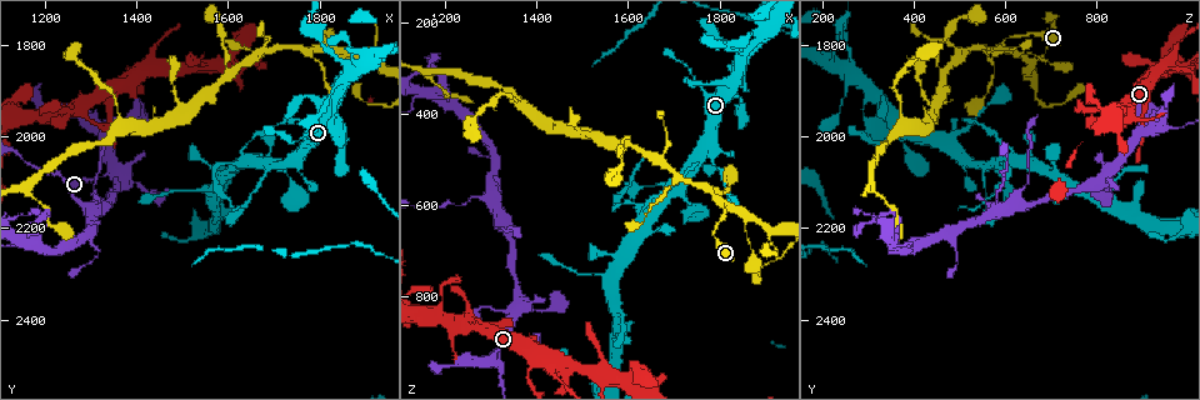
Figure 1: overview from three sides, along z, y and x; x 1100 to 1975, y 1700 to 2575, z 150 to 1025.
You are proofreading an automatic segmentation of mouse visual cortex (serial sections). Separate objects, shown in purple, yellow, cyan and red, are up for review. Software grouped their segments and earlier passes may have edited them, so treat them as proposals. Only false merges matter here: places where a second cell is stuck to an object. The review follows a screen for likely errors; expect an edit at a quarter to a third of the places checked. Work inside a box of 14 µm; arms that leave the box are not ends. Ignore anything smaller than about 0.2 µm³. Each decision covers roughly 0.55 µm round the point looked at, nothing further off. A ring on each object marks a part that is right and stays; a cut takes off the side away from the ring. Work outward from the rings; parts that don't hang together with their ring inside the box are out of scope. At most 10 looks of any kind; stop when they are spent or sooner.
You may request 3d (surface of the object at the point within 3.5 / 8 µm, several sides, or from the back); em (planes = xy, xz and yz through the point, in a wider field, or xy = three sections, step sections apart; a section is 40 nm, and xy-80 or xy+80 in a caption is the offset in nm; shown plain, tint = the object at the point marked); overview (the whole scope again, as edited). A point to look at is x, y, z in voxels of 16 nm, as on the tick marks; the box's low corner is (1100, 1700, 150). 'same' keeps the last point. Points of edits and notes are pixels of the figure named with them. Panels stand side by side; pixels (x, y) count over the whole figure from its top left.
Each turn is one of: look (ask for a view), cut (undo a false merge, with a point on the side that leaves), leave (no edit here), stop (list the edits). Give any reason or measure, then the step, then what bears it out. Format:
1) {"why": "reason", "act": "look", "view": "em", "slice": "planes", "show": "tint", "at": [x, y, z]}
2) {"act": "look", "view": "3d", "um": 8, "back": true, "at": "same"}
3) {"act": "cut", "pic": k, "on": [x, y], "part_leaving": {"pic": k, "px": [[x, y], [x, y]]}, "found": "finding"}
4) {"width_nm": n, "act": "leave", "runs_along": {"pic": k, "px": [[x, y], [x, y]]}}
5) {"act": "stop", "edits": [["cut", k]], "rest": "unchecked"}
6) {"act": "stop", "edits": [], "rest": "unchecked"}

{"why": "sudden change in width", "act": "look", "view": "3d", "um": 3.5, "at": [1335, 2085, 830]}

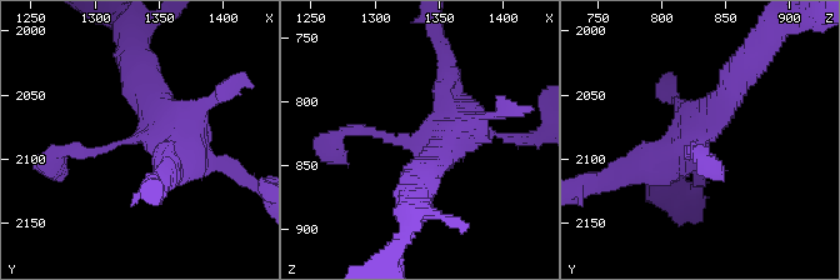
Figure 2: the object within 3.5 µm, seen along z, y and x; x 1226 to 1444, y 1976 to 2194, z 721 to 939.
{"act": "look", "view": "em", "slice": "xy", "step": 5, "show": "tint", "at": [1342, 2084, 832]}

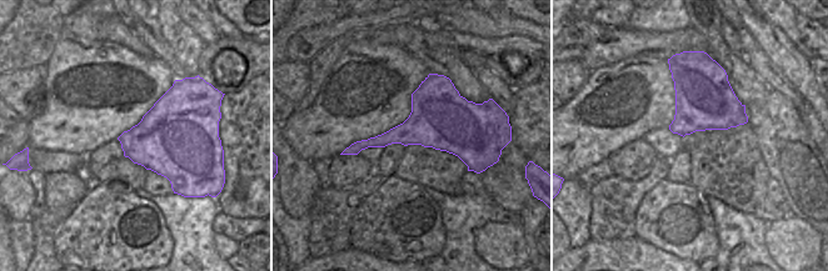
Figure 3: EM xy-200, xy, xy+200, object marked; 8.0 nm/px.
{"act": "leave", "runs_along": {"pic": 2, "px": [[348, 131], [428, 141], [455, 119], [448, 80]]}, "found": "one cell here"}

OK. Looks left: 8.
{"why": "four or more arms meet", "act": "look", "view": "3d", "um": 8, "at": [1395, 1855, 950]}

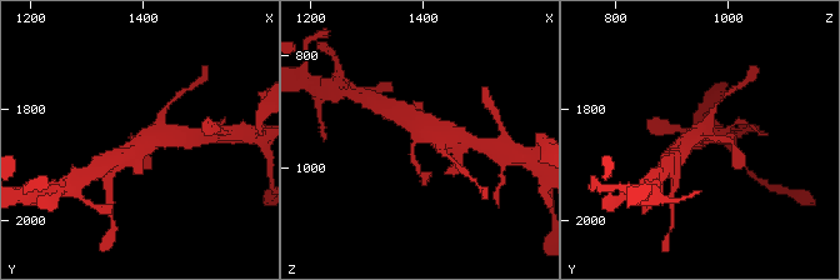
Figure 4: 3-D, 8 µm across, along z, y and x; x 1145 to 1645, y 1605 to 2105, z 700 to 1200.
{"arms": 4, "arm_widths_nm": [200, 200, 450, 500], "act": "look", "view": "em", "slice": "xy", "step": 2, "show": "tint", "at": [1390, 1850, 955]}

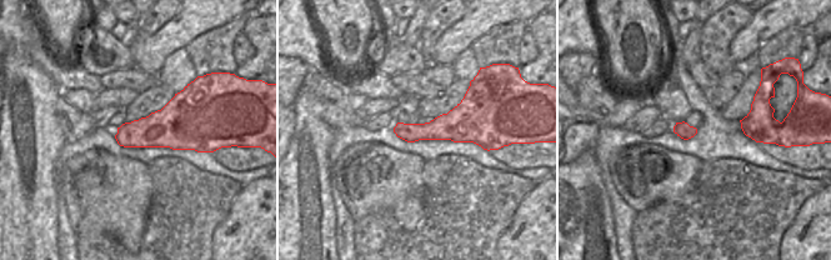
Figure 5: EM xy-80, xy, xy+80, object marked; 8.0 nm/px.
{"width_nm": 220, "act": "leave", "runs_along": {"pic": 4, "px": [[408, 120], [430, 135], [471, 143]]}, "found": "continuous, no second cell"}

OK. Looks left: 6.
{"act": "look", "view": "3d", "um": 3.5, "at": [1600, 1845, 975]}

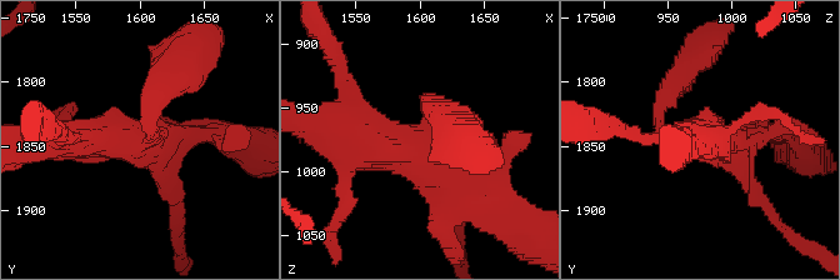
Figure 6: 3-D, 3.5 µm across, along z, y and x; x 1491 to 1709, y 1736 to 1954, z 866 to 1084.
{"arms": 3, "arm_widths_nm": [150, 350, 450], "act": "leave", "runs_along": {"pic": 6, "px": [[54, 136], [150, 140], [150, 98]]}, "found": "one cell here"}

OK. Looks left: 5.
{"why": "sharp bend", "act": "look", "view": "3d", "um": 3.5, "at": [1810, 1800, 595]}

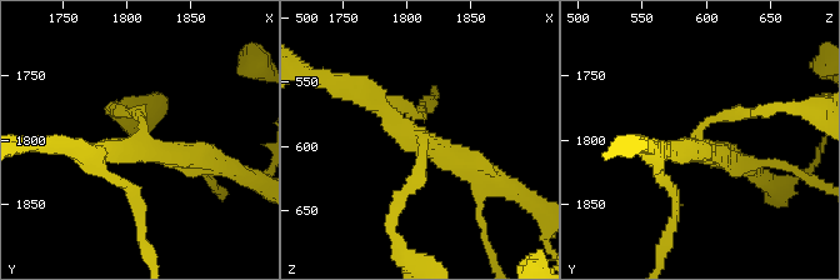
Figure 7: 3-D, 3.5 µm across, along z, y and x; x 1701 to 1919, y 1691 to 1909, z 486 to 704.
{"why": "now the EM", "act": "look", "view": "em", "slice": "xy", "step": 5, "show": "tint", "at": [1812, 1800, 592]}

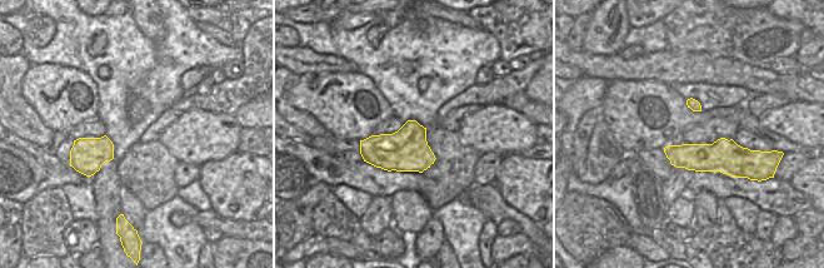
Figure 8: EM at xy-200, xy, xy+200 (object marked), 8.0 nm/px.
{"why": "another direction", "act": "look", "view": "em", "slice": "planes", "show": "tint", "at": "same"}

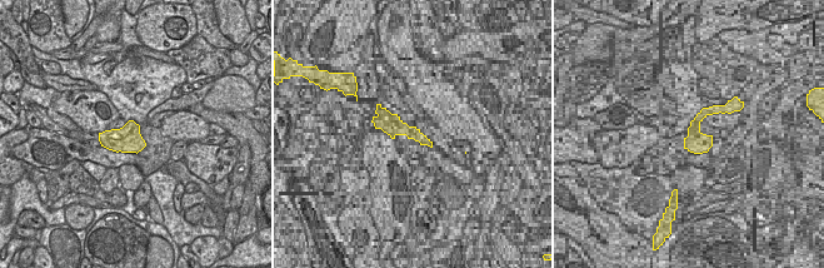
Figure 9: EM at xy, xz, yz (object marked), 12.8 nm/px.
{"act": "leave", "runs_along": {"pic": 7, "px": [[400, 199], [423, 138], [354, 90]]}, "found": "one cell here"}

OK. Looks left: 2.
{"act": "stop", "edits": [], "rest": "unchecked"}

